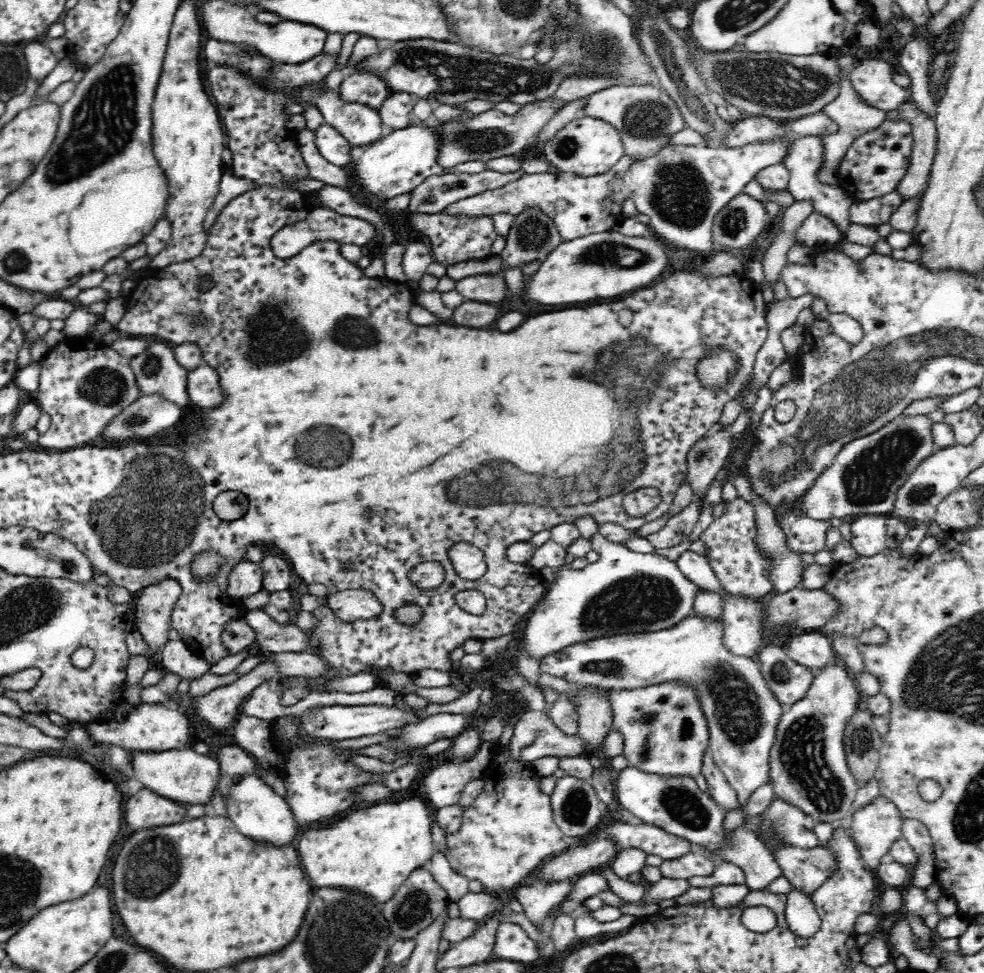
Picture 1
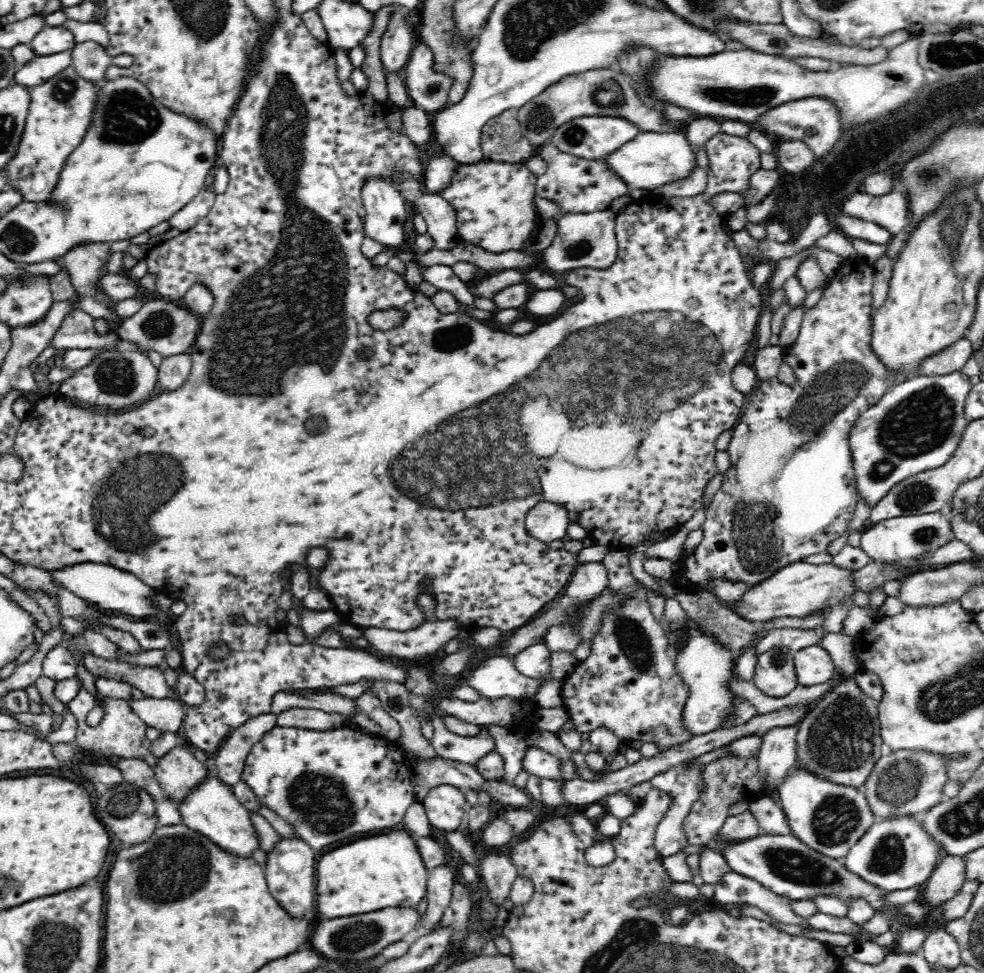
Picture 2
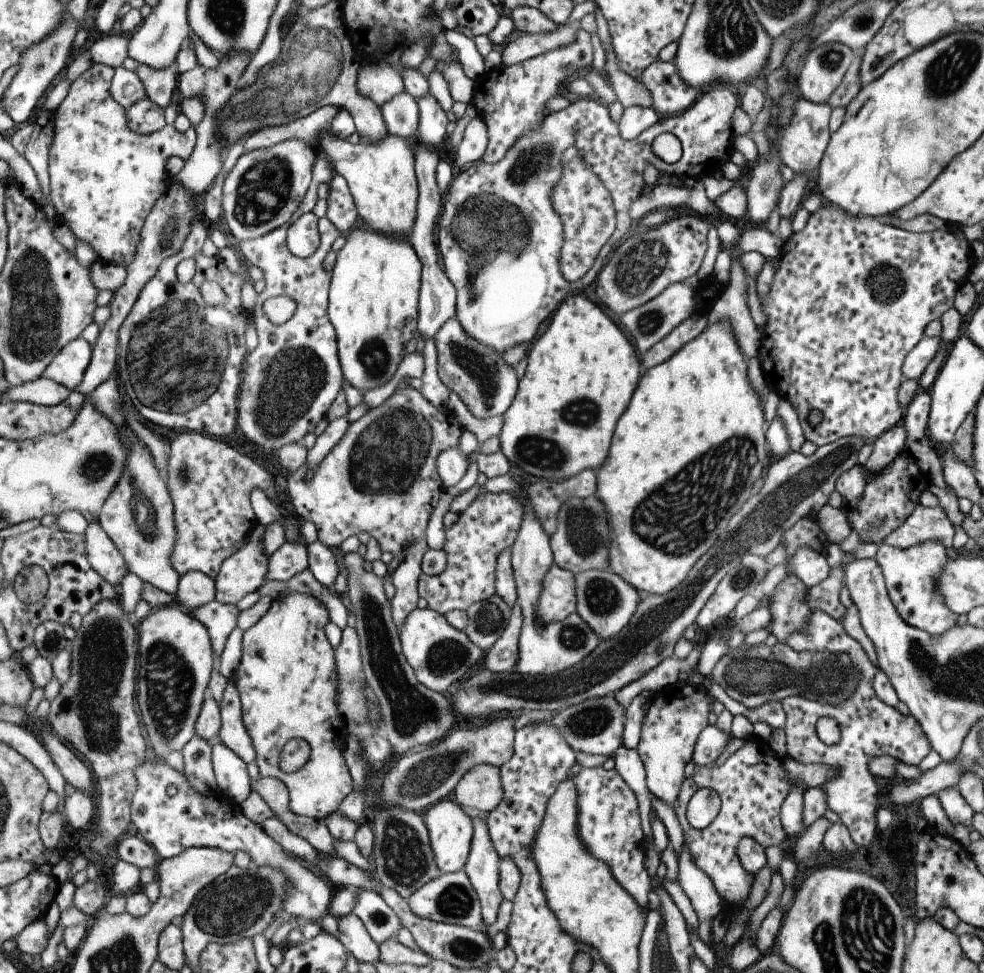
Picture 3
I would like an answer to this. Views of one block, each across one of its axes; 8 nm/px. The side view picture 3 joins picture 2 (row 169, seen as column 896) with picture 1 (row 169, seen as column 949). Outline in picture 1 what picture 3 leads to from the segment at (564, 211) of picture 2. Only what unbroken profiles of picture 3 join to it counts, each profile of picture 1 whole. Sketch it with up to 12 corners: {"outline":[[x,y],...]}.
{"outline":[[622,158],[606,174],[524,174],[444,208],[448,218],[538,206],[560,242],[610,232],[630,196]]}

